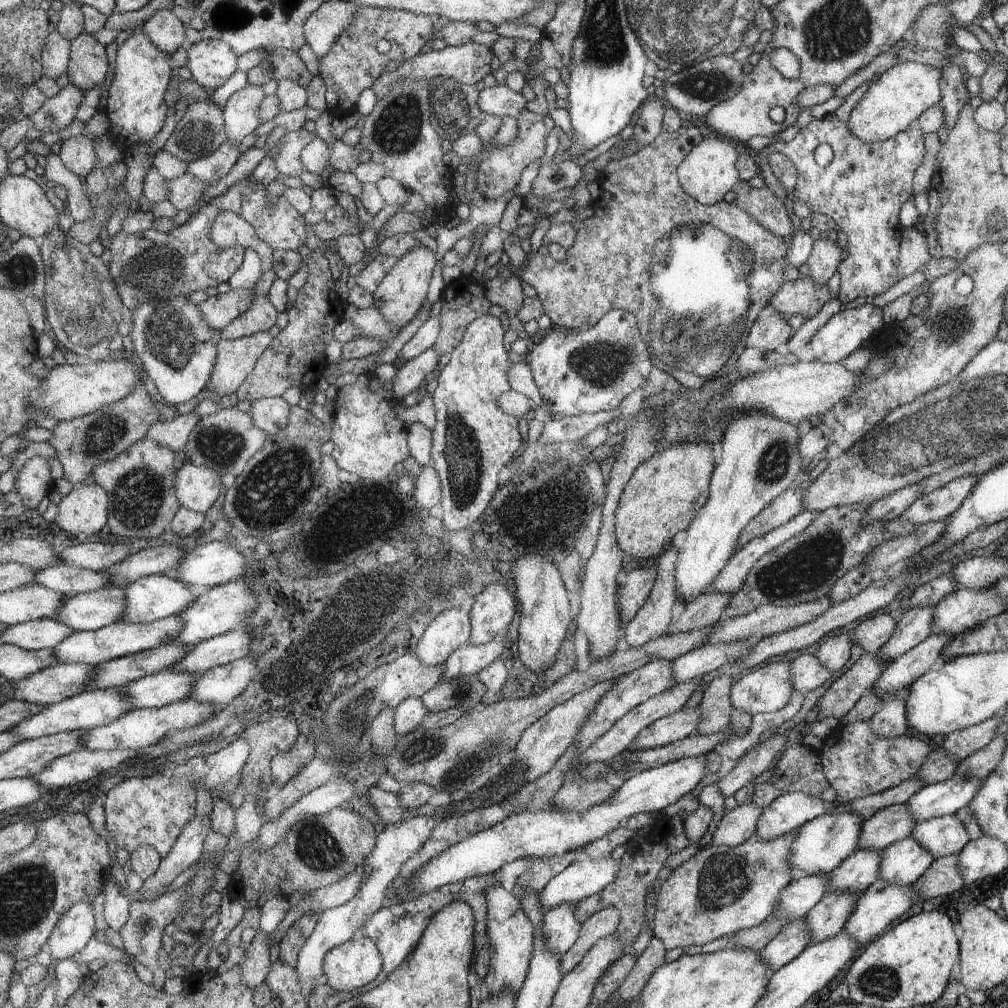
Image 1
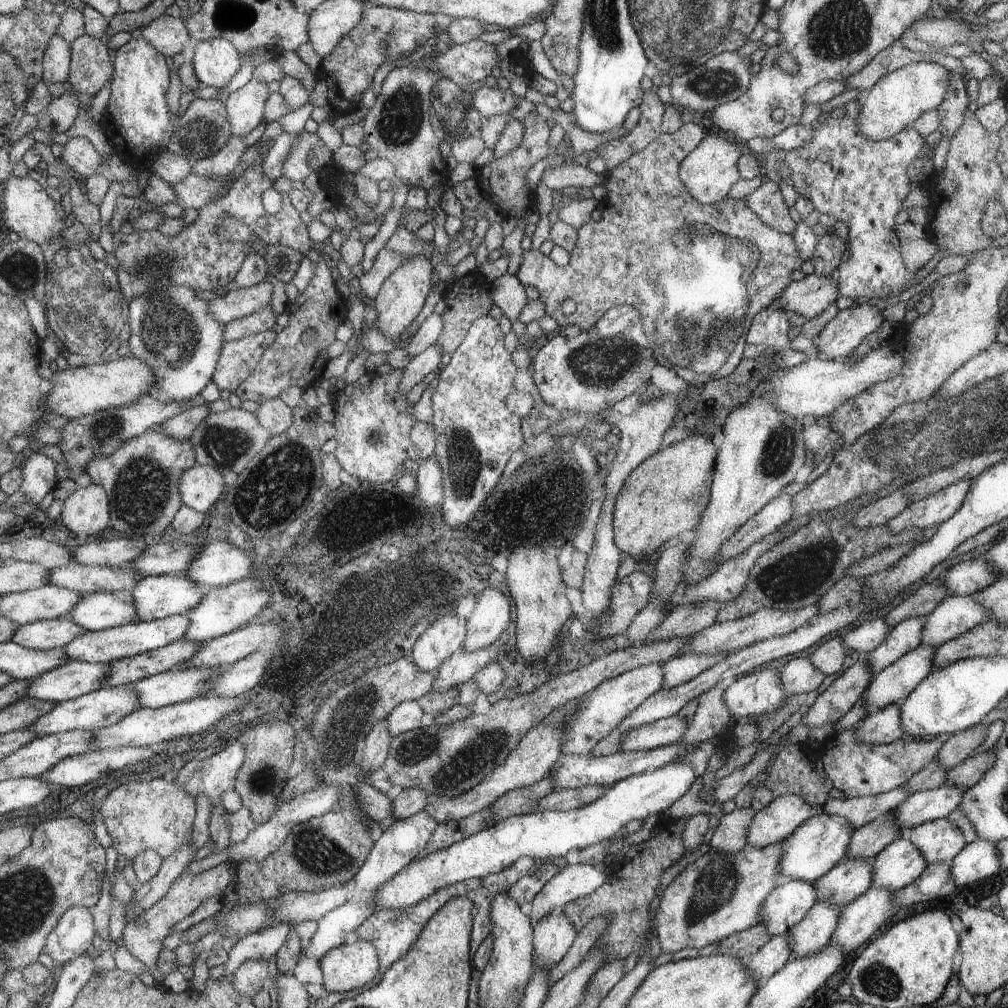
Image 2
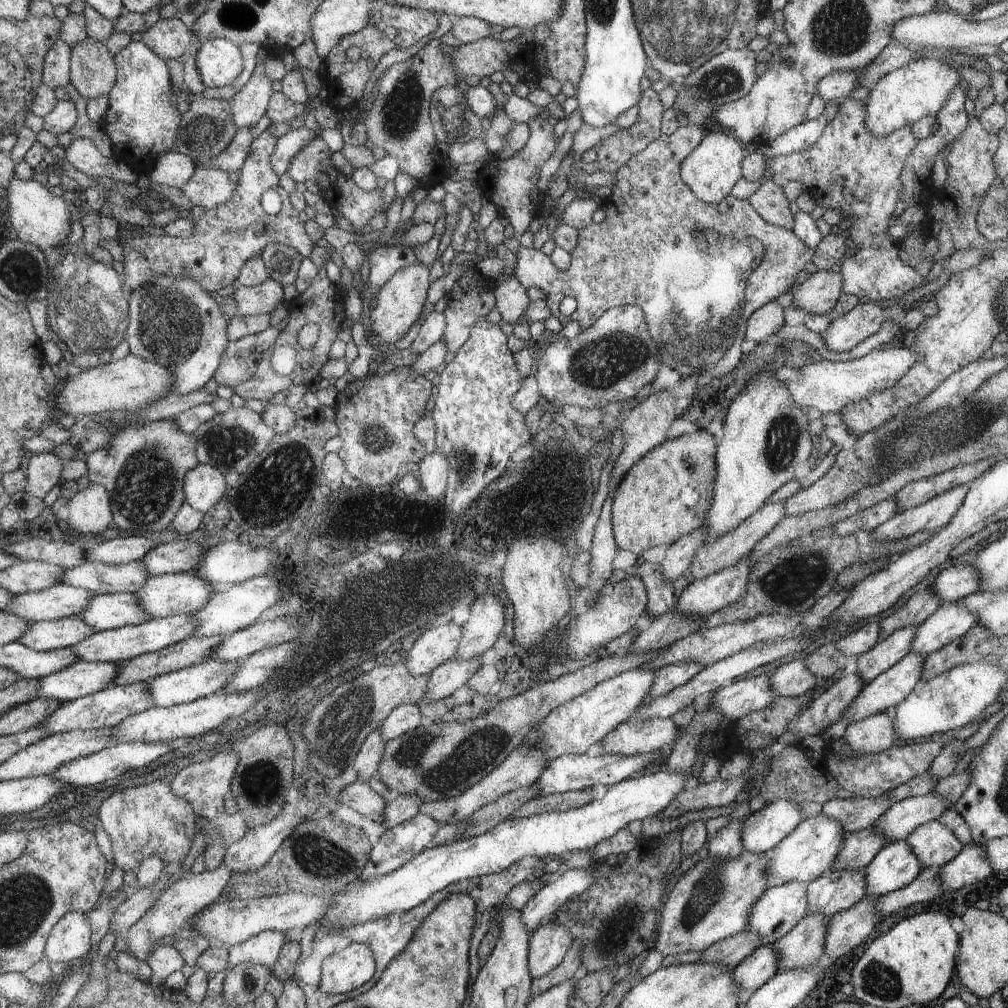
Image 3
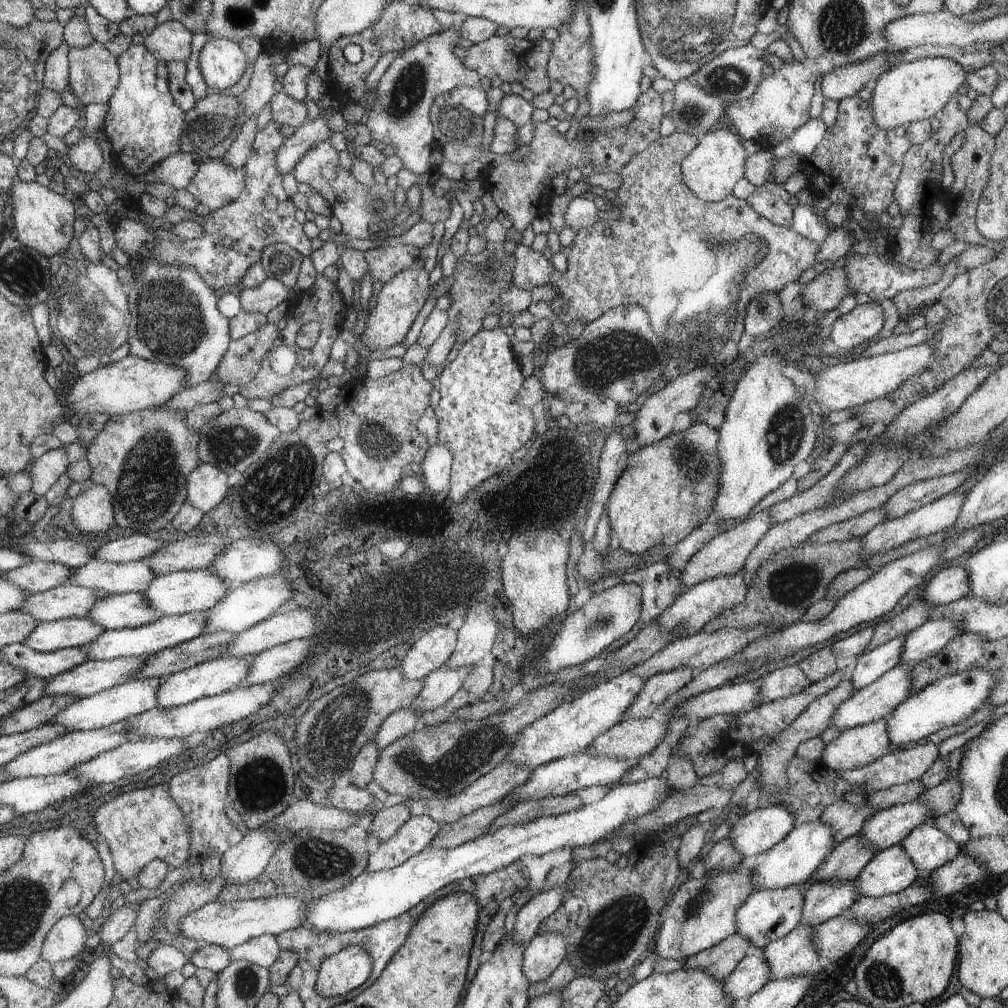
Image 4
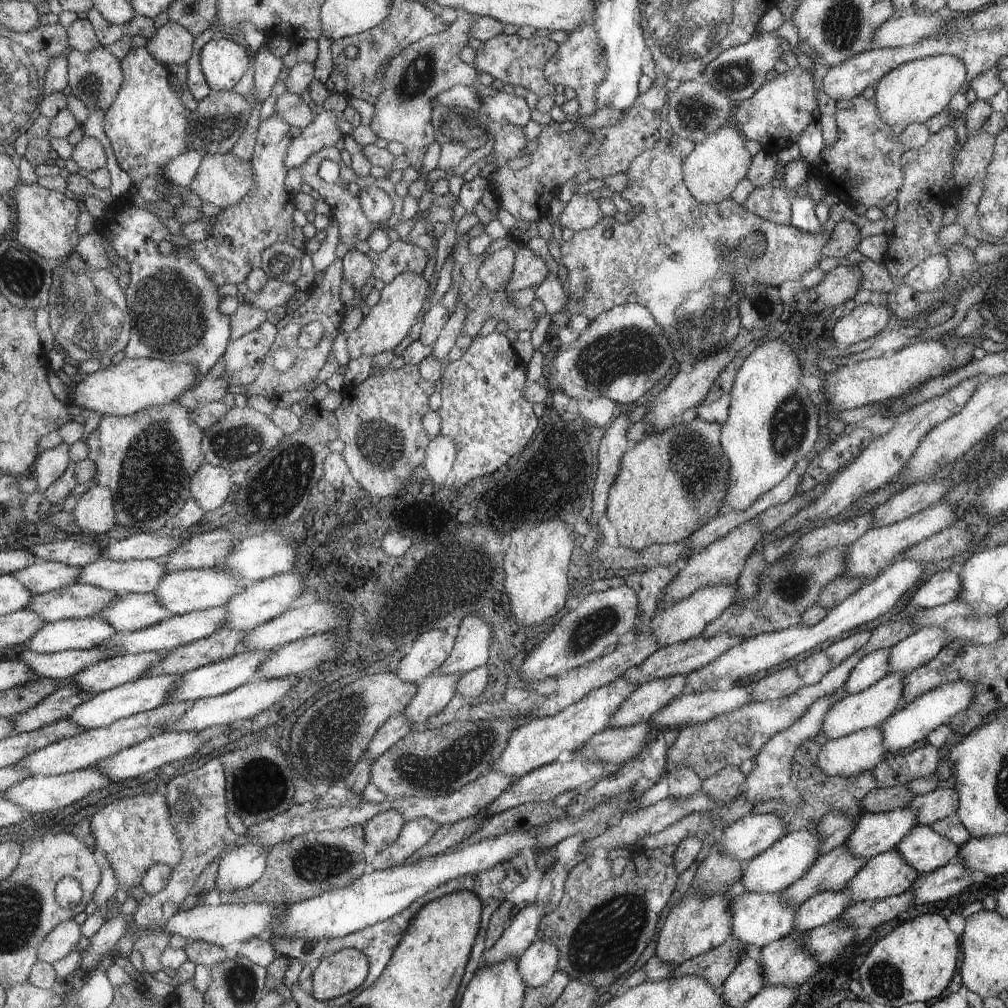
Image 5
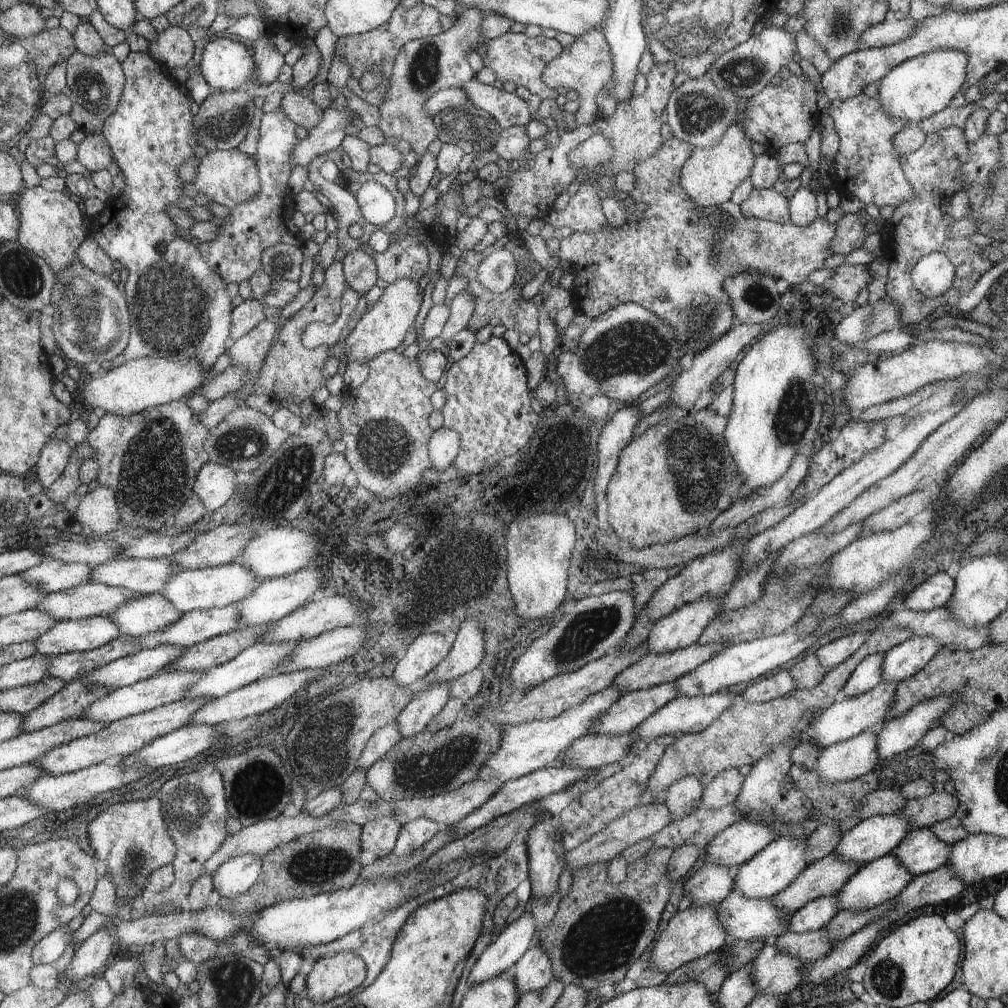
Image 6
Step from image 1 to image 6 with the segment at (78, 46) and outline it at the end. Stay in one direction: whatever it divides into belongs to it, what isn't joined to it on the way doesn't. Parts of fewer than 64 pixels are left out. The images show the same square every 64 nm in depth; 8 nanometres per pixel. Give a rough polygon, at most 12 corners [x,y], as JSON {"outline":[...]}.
{"outline":[[74,52],[70,97],[100,119],[116,112],[126,84],[110,53]]}

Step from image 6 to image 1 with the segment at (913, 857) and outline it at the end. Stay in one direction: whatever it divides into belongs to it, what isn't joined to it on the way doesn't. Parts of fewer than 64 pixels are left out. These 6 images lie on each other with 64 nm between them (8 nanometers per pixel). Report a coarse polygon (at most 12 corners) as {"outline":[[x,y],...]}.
{"outline":[[955,814],[916,824],[911,838],[934,859],[970,838]]}

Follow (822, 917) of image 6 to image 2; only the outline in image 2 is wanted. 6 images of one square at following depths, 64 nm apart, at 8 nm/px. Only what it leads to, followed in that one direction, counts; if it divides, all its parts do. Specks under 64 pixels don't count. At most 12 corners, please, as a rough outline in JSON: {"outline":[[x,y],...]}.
{"outline":[[874,858],[842,859],[814,882],[840,908],[872,886]]}

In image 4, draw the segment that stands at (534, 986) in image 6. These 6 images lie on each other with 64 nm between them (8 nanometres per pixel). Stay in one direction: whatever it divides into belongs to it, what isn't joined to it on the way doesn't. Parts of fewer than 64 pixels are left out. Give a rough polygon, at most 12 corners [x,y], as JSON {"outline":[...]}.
{"outline":[[537,934],[525,946],[529,981],[548,980],[566,959],[562,934]]}

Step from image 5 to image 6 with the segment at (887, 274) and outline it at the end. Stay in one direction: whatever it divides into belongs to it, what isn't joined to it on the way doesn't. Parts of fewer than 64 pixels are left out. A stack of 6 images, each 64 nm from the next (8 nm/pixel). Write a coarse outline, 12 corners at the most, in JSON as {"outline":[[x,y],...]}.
{"outline":[[932,252],[913,268],[911,283],[926,298],[945,297],[955,266]]}

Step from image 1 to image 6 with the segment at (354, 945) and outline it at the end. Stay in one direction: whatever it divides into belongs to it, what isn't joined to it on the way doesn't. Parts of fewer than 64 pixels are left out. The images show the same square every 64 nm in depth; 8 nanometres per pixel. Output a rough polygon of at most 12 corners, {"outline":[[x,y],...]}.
{"outline":[[361,956],[318,959],[307,974],[308,1000],[328,1002],[366,977]]}

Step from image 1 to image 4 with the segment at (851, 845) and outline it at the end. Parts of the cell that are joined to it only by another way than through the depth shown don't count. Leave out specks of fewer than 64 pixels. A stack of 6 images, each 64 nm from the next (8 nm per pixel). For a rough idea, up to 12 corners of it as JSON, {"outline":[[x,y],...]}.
{"outline":[[798,824],[751,870],[756,891],[807,884],[835,845]]}

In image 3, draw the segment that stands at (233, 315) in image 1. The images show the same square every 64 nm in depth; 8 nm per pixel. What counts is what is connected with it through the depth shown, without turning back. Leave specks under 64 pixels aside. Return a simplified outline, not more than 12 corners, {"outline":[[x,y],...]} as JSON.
{"outline":[[272,278],[229,290],[238,315],[272,312],[284,299],[284,286]]}

